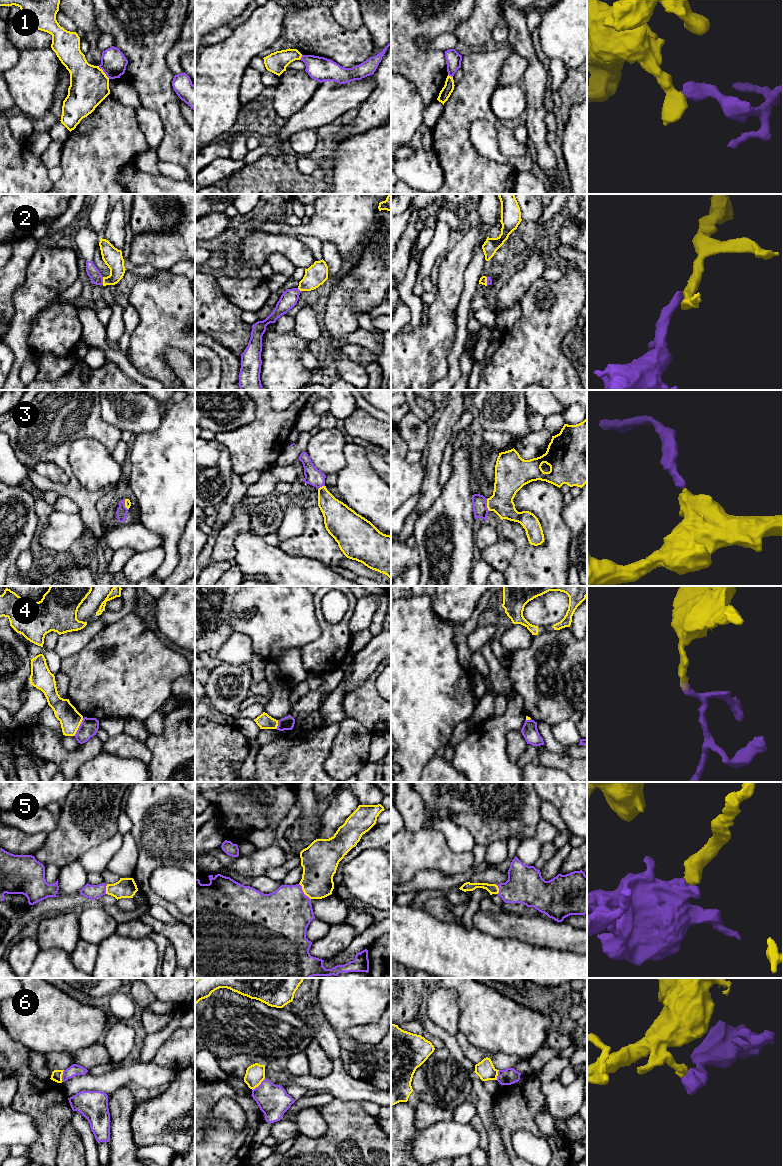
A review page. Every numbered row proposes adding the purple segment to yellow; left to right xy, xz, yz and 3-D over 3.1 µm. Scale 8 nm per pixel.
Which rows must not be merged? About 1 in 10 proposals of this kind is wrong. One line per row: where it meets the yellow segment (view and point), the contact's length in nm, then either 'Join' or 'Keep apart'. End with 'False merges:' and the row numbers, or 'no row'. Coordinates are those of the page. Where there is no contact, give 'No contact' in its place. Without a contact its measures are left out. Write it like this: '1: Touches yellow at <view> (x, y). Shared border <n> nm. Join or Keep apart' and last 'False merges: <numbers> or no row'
1: Touches yellow at xy (103, 72). Shared border 140 nm. Keep apart
2: Touches yellow at xy (103, 281). Shared border 60 nm. Join
3: Touches yellow at yz (487, 505). Shared border 100 nm. Join
4: Touches yellow at xy (78, 727). Shared border 160 nm. Keep apart
5: Touches yellow at xz (303, 891). Shared border 160 nm. Join
6: Touches yellow at xz (258, 1085). Shared border 140 nm. Keep apart
False merges: 1, 4, 6

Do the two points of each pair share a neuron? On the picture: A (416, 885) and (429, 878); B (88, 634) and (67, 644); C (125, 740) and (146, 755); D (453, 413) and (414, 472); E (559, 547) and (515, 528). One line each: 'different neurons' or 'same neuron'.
A: same neuron
B: same neuron
C: same neuron
D: different neurons
E: same neuron

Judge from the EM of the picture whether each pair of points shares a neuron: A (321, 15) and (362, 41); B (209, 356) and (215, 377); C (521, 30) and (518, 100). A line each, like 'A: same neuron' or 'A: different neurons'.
A: same neuron
B: same neuron
C: different neurons

